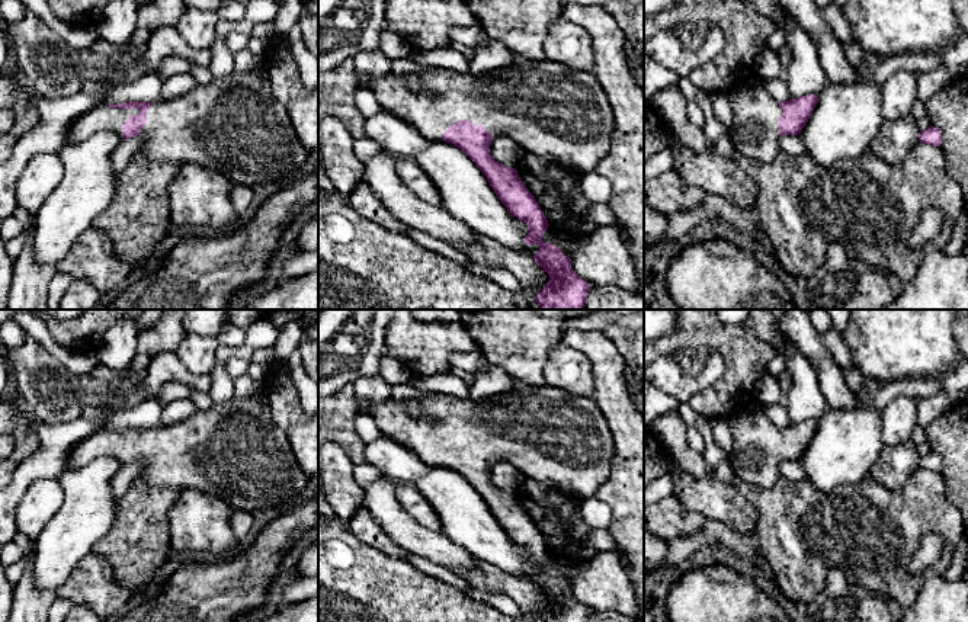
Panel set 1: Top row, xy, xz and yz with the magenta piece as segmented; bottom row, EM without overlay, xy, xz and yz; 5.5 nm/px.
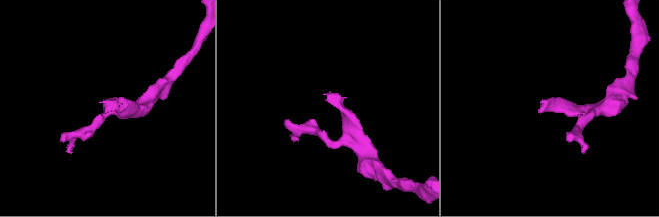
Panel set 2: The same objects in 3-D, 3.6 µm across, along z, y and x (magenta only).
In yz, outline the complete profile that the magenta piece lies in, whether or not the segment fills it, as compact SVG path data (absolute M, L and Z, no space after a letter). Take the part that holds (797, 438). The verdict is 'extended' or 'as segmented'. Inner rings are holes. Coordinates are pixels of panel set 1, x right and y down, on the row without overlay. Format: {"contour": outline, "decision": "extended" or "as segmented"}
{"contour": "M763 410L734 414L728 423L733 446L727 461L733 472L741 481L762 488L770 488L781 480L782 462L802 456L818 427L817 420L778 427Z", "decision": "extended"}

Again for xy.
{"contour": "M262 382L246 400L231 398L217 403L209 410L198 410L193 416L173 424L156 427L126 427L121 430L97 430L77 443L68 458L68 468L81 468L97 458L112 456L124 465L137 462L142 466L138 478L153 487L199 490L227 501L233 509L256 512L291 501L307 485L310 477L295 459L286 433L275 423L269 404L269 385Z", "decision": "extended"}

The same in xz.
{"contour": "M515 382L504 392L484 400L458 398L439 392L422 392L420 413L411 417L407 408L388 398L358 410L371 416L381 436L408 446L427 466L446 466L461 474L484 498L490 512L507 536L528 551L525 568L538 570L533 586L549 602L536 622L587 622L590 610L571 593L555 570L544 568L548 545L520 506L517 496L496 487L490 480L494 464L506 461L525 478L541 481L580 500L594 497L612 469L615 442L608 420L593 398L571 394L548 385Z", "decision": "extended"}

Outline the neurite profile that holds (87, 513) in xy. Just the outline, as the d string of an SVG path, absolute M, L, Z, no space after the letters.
M102 456L58 477L62 504L32 545L33 583L39 590L55 591L110 532L118 506L110 481L122 465Z

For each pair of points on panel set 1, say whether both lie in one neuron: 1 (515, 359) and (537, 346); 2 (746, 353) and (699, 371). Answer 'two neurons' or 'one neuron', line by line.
1: one neuron
2: two neurons

